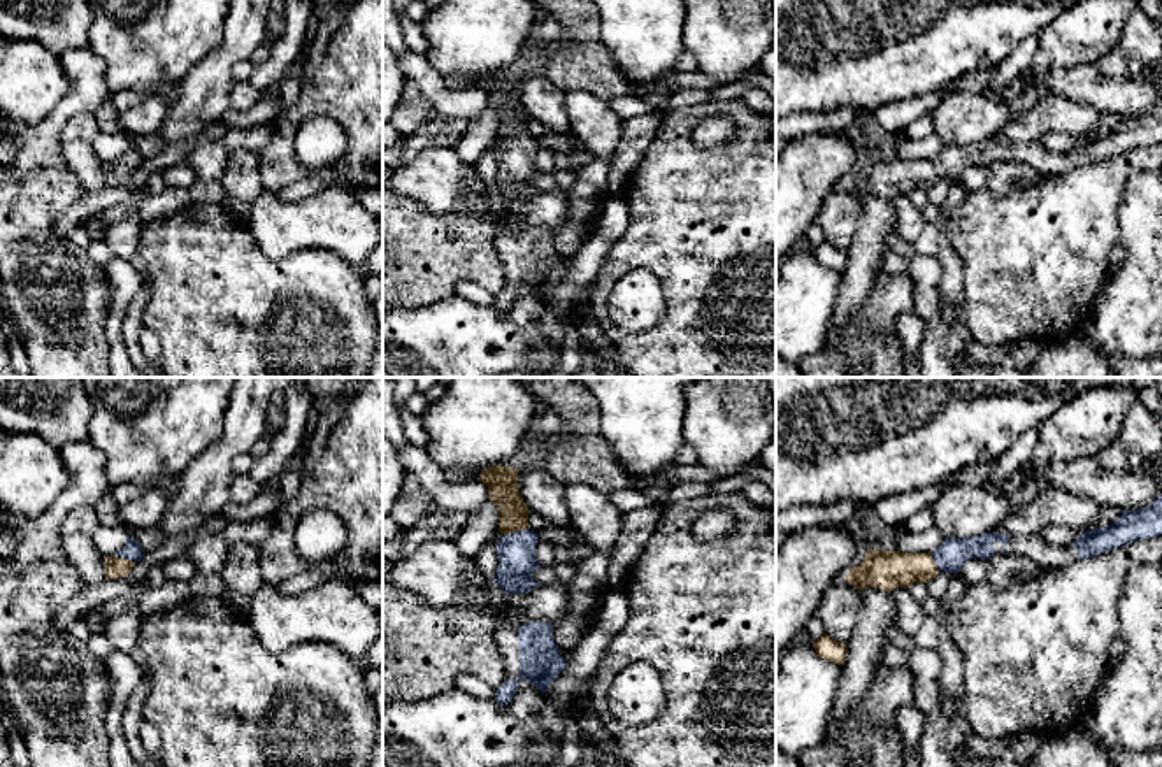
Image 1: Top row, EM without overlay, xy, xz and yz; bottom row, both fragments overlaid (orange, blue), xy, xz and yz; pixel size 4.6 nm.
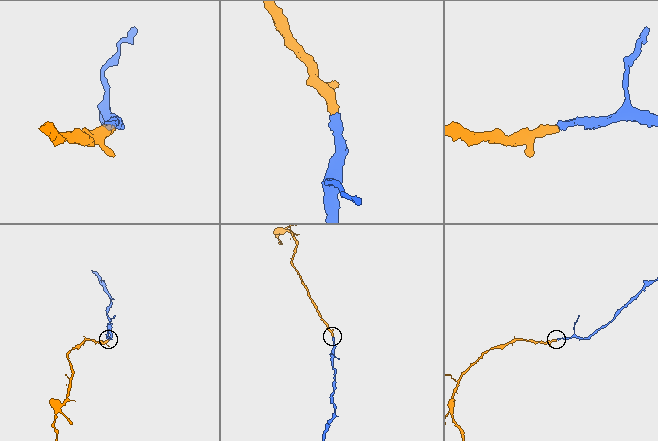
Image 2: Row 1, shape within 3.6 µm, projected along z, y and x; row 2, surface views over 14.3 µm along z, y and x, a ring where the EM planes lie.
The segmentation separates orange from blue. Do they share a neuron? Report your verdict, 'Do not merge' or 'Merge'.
Merge

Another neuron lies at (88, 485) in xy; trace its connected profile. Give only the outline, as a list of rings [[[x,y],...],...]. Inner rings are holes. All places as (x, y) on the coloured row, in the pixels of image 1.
[[[90,441],[68,442],[60,456],[72,472],[72,481],[61,497],[39,516],[16,516],[2,507],[0,532],[18,532],[21,541],[14,553],[0,560],[0,670],[2,690],[11,706],[14,728],[23,735],[30,767],[111,767],[105,713],[111,699],[111,674],[88,648],[68,630],[58,628],[54,613],[67,604],[84,583],[77,569],[58,551],[56,534],[67,514],[95,505],[112,490],[105,476],[105,458]]]

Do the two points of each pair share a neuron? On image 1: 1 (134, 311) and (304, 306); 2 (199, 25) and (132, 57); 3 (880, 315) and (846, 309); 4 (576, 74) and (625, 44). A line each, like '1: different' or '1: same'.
1: different
2: same
3: different
4: different

